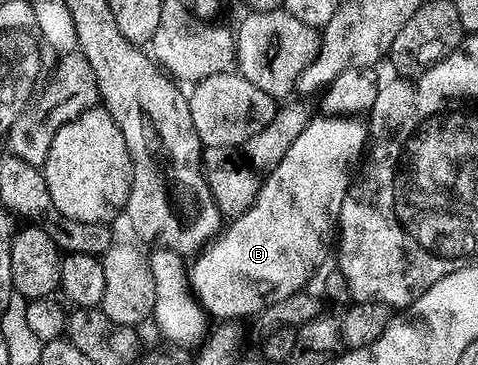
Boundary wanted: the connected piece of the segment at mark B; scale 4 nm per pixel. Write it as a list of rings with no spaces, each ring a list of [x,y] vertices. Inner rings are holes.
[[[332,115],[314,116],[303,127],[303,132],[295,138],[295,143],[291,143],[291,147],[287,147],[287,155],[283,155],[283,159],[279,159],[279,163],[268,170],[269,177],[260,184],[257,192],[257,198],[253,201],[253,206],[243,215],[232,218],[224,226],[220,235],[202,252],[196,256],[194,263],[191,265],[191,284],[193,290],[198,295],[198,300],[206,308],[208,316],[213,319],[243,319],[245,315],[253,313],[260,314],[262,309],[266,309],[271,303],[279,303],[279,299],[287,299],[287,295],[295,295],[302,292],[308,286],[311,275],[315,271],[315,267],[319,267],[319,263],[323,263],[330,256],[331,250],[335,245],[335,234],[338,232],[339,226],[337,220],[341,214],[343,207],[343,199],[347,195],[351,184],[351,174],[355,167],[360,166],[363,160],[363,154],[367,148],[367,125],[364,120],[352,117],[334,117]]]

